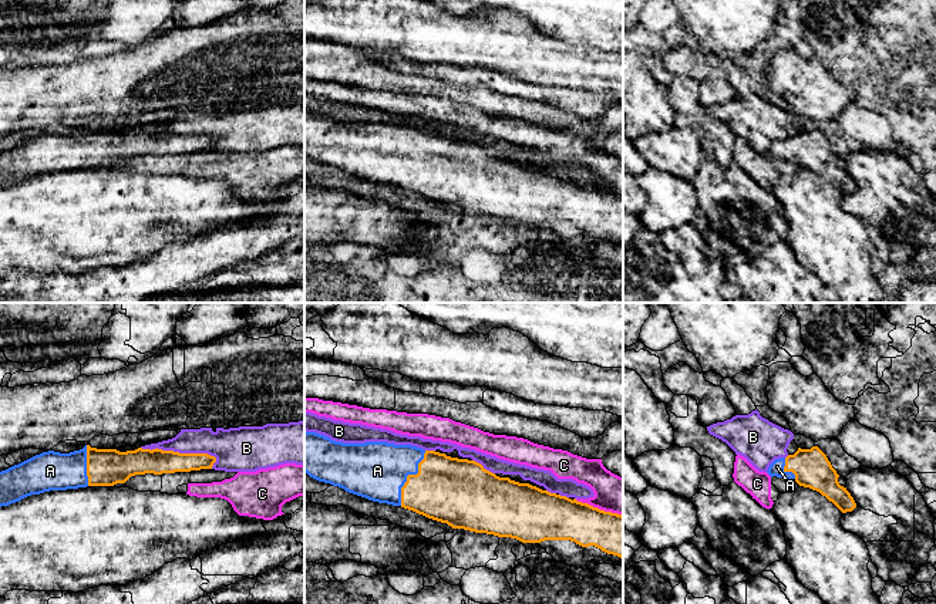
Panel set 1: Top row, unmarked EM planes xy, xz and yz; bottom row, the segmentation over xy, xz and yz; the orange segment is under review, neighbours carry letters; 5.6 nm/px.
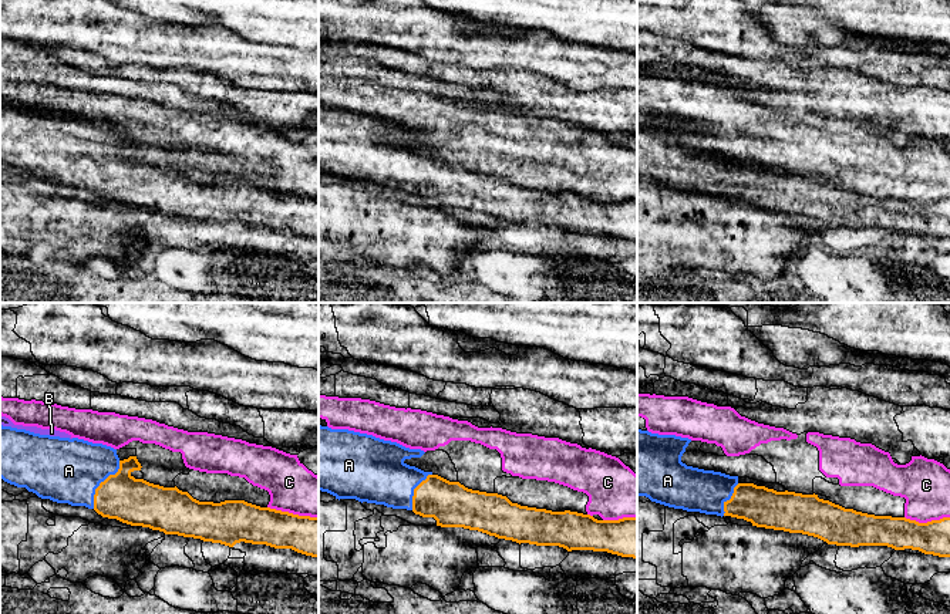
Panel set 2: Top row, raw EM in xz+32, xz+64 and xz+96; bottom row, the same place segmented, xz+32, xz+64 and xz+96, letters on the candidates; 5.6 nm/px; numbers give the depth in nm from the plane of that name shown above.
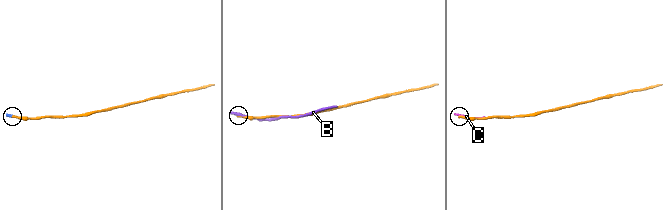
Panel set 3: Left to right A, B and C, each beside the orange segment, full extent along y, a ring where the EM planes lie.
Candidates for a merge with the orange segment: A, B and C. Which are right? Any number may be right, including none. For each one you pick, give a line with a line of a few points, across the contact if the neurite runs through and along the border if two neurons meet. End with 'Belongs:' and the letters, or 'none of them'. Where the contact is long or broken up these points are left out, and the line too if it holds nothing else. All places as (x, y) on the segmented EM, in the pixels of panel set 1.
Belongs: A

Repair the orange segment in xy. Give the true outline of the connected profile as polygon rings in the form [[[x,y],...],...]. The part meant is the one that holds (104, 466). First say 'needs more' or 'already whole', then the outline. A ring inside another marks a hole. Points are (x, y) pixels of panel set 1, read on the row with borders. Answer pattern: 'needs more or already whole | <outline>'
needs more | [[[85,445],[80,451],[36,455],[0,472],[0,507],[50,490],[114,486],[135,475],[212,469],[215,456],[162,449],[119,452]]]

